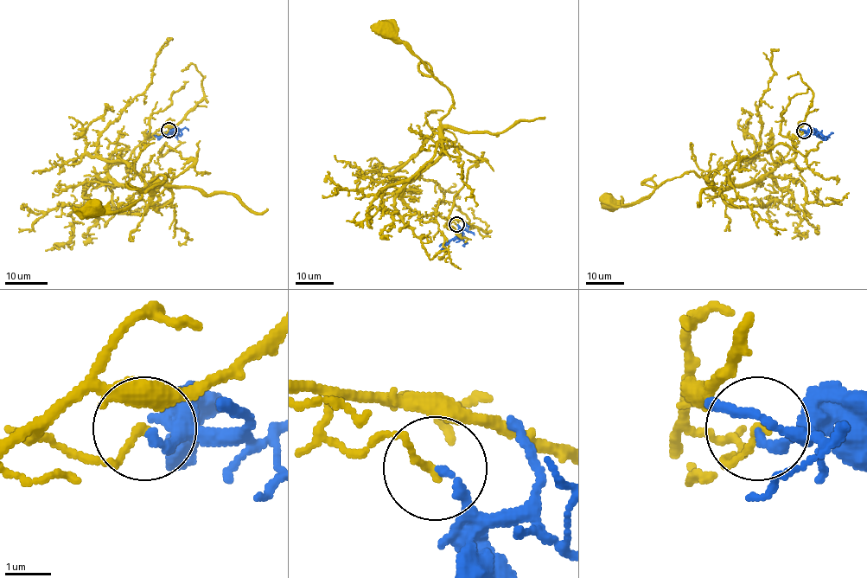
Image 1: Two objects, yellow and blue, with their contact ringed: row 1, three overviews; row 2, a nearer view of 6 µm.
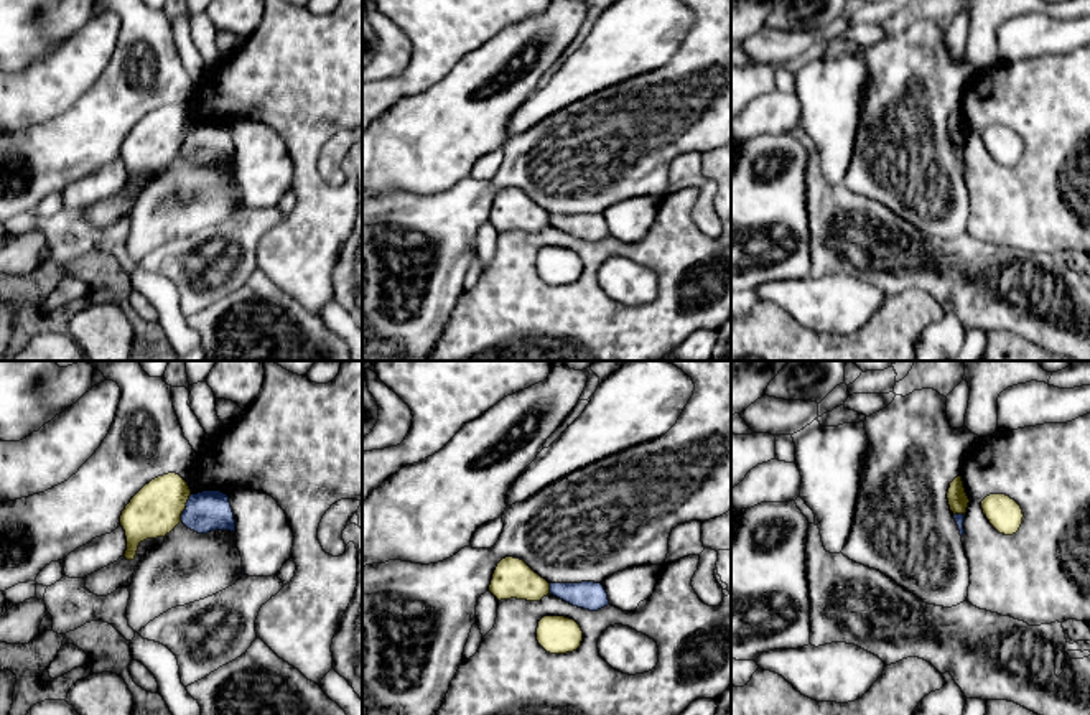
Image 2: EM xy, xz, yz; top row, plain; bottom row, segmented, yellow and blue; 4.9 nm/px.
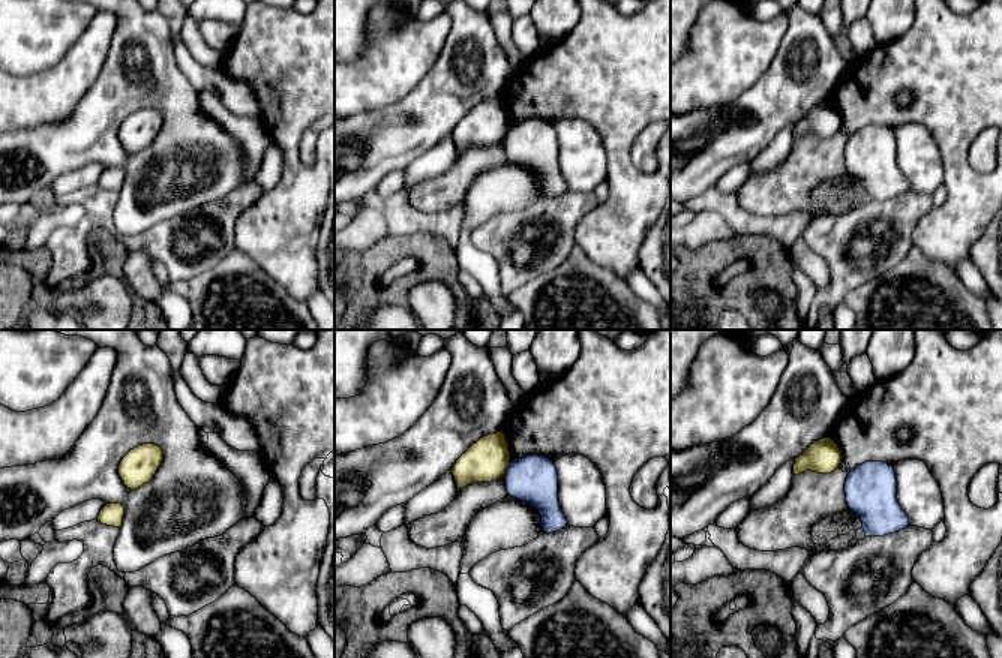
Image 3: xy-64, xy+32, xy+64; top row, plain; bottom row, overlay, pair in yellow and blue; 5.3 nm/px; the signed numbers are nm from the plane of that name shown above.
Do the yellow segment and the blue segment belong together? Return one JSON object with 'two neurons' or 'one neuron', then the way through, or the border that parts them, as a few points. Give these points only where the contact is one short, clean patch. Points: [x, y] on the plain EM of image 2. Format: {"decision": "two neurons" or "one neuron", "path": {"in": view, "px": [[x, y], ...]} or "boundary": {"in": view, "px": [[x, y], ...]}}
{"decision": "two neurons", "boundary": {"in": "xy", "px": [[191, 126], [180, 152]]}}

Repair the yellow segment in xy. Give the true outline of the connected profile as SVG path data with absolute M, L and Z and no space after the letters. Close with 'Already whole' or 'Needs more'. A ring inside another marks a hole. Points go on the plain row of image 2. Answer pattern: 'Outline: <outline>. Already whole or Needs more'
Outline: M176 104L158 107L145 115L120 147L127 168L125 189L133 191L143 171L170 165L181 153L189 127L188 114Z. Already whole

